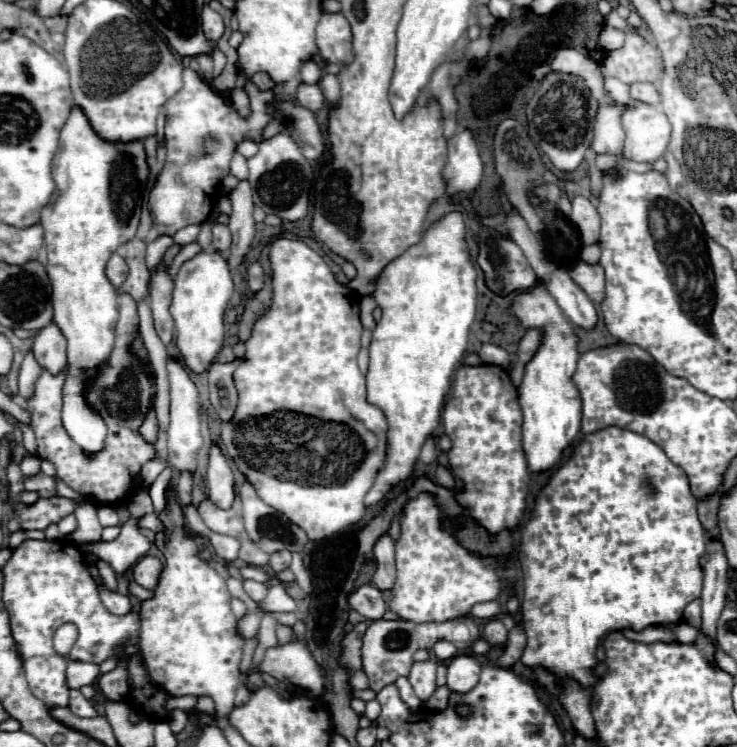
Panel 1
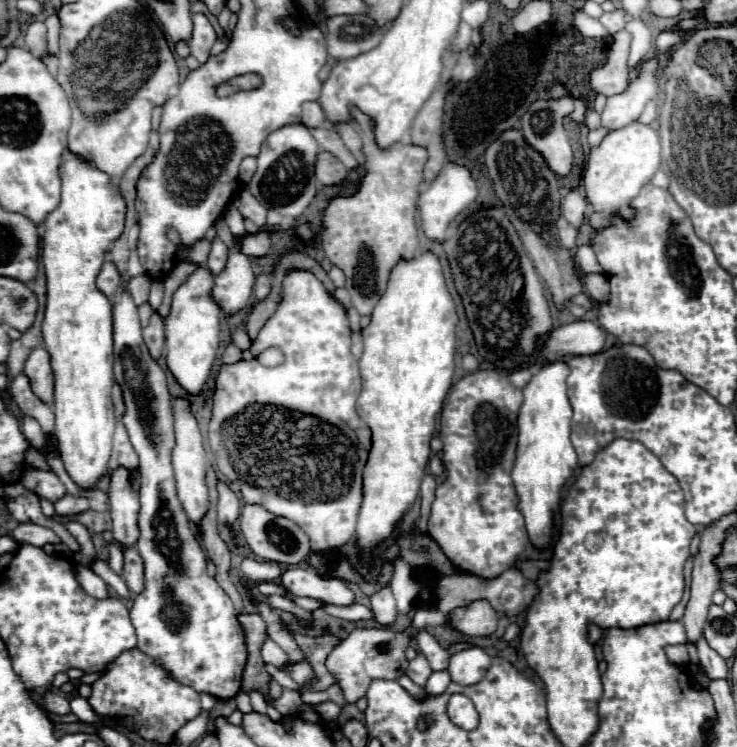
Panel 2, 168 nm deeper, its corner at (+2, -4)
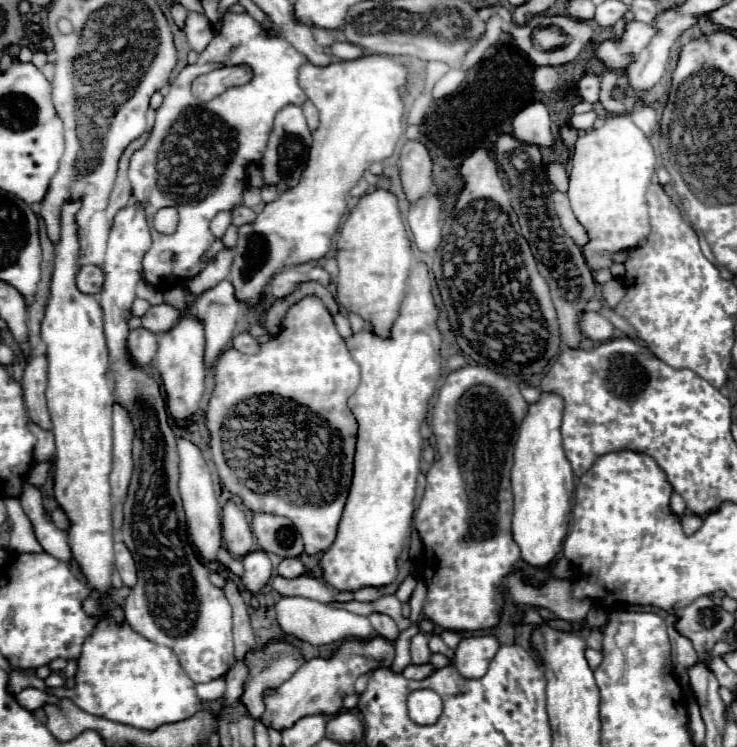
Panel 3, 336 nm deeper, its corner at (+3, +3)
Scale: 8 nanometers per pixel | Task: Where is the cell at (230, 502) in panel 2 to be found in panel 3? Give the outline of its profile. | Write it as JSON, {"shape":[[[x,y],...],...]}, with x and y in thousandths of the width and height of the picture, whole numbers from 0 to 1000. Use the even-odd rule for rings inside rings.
{"shape":[[[308,672],[303,677],[303,726],[313,744],[332,744],[343,734],[338,699],[319,672]]]}

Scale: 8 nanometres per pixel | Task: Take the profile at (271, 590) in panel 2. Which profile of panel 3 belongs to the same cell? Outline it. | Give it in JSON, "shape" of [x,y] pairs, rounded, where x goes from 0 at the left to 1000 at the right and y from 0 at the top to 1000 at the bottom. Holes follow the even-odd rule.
{"shape":[[[384,771],[368,774],[368,787],[381,798],[411,798],[430,806],[452,806],[452,803],[476,803],[479,793],[452,793],[438,776],[408,771],[400,776],[389,776]]]}

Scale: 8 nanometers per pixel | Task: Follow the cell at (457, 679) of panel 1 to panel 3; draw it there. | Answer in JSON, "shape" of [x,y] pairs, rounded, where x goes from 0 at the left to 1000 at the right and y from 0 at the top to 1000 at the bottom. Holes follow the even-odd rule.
{"shape":[[[639,851],[620,865],[615,889],[628,908],[653,908],[674,870],[677,859],[672,851]]]}

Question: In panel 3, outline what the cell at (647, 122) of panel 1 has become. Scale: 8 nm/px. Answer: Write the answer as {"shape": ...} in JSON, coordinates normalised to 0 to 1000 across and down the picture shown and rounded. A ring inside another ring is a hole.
{"shape":[[[853,155],[824,158],[815,171],[799,174],[783,187],[775,209],[769,262],[783,295],[799,313],[799,327],[791,329],[791,337],[802,359],[826,359],[834,337],[862,332],[878,319],[883,303],[875,254],[889,233],[889,220],[891,209],[883,187]]]}

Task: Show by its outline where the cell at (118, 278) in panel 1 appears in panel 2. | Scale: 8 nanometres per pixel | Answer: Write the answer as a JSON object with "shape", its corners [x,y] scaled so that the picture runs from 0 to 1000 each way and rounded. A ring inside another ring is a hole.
{"shape":[[[141,352],[133,371],[130,371],[130,384],[144,395],[152,398],[163,387],[163,363],[155,357],[155,352]]]}

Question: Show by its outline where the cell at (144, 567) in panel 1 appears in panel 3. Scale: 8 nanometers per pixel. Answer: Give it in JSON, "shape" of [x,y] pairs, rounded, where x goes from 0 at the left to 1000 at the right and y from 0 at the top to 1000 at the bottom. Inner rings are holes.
{"shape":[[[156,726],[156,758],[167,774],[167,782],[178,787],[186,779],[186,760],[178,739],[167,726]]]}

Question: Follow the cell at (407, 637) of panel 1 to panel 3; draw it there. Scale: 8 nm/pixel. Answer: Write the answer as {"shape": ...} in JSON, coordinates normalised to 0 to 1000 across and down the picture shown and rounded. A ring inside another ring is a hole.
{"shape":[[[506,851],[501,857],[468,857],[460,870],[446,881],[425,881],[400,900],[389,916],[379,918],[373,929],[360,932],[360,956],[354,964],[360,972],[370,972],[376,977],[384,977],[389,972],[398,972],[400,964],[417,959],[417,956],[455,956],[463,948],[463,940],[468,932],[482,929],[479,916],[487,905],[498,902],[501,897],[512,897],[517,892],[531,892],[536,881],[536,865],[531,857],[520,851]]]}

